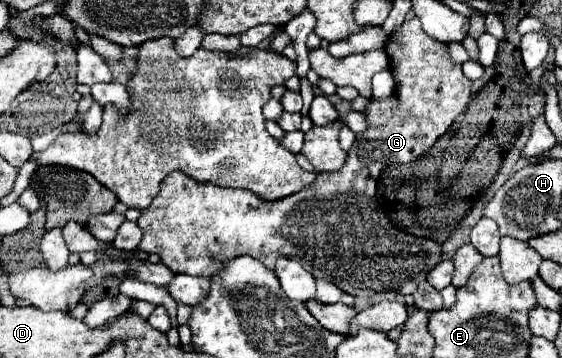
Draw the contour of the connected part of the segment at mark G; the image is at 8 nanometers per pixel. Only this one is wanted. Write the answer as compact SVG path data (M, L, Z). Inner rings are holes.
M419 19L405 21L387 39L385 51L391 59L391 67L395 67L395 75L401 85L395 95L385 101L371 99L369 107L365 109L369 127L365 133L355 137L355 143L347 153L349 157L339 171L319 173L317 179L299 193L275 201L261 199L249 189L227 189L213 183L199 183L183 171L171 171L161 181L159 193L153 203L141 211L137 225L143 231L143 239L137 251L157 253L161 261L175 273L207 277L217 275L231 259L241 255L251 255L269 271L275 271L275 263L279 257L303 257L303 267L317 279L331 281L345 293L351 293L355 297L371 297L381 291L397 291L403 295L413 293L417 285L427 279L429 269L433 269L435 263L443 259L441 245L433 239L409 235L397 229L387 219L387 215L375 201L379 171L387 163L407 164L425 153L437 141L437 137L441 137L449 129L455 117L467 109L467 103L471 99L471 81L463 75L461 65L449 59L445 45L431 39L421 29Z

